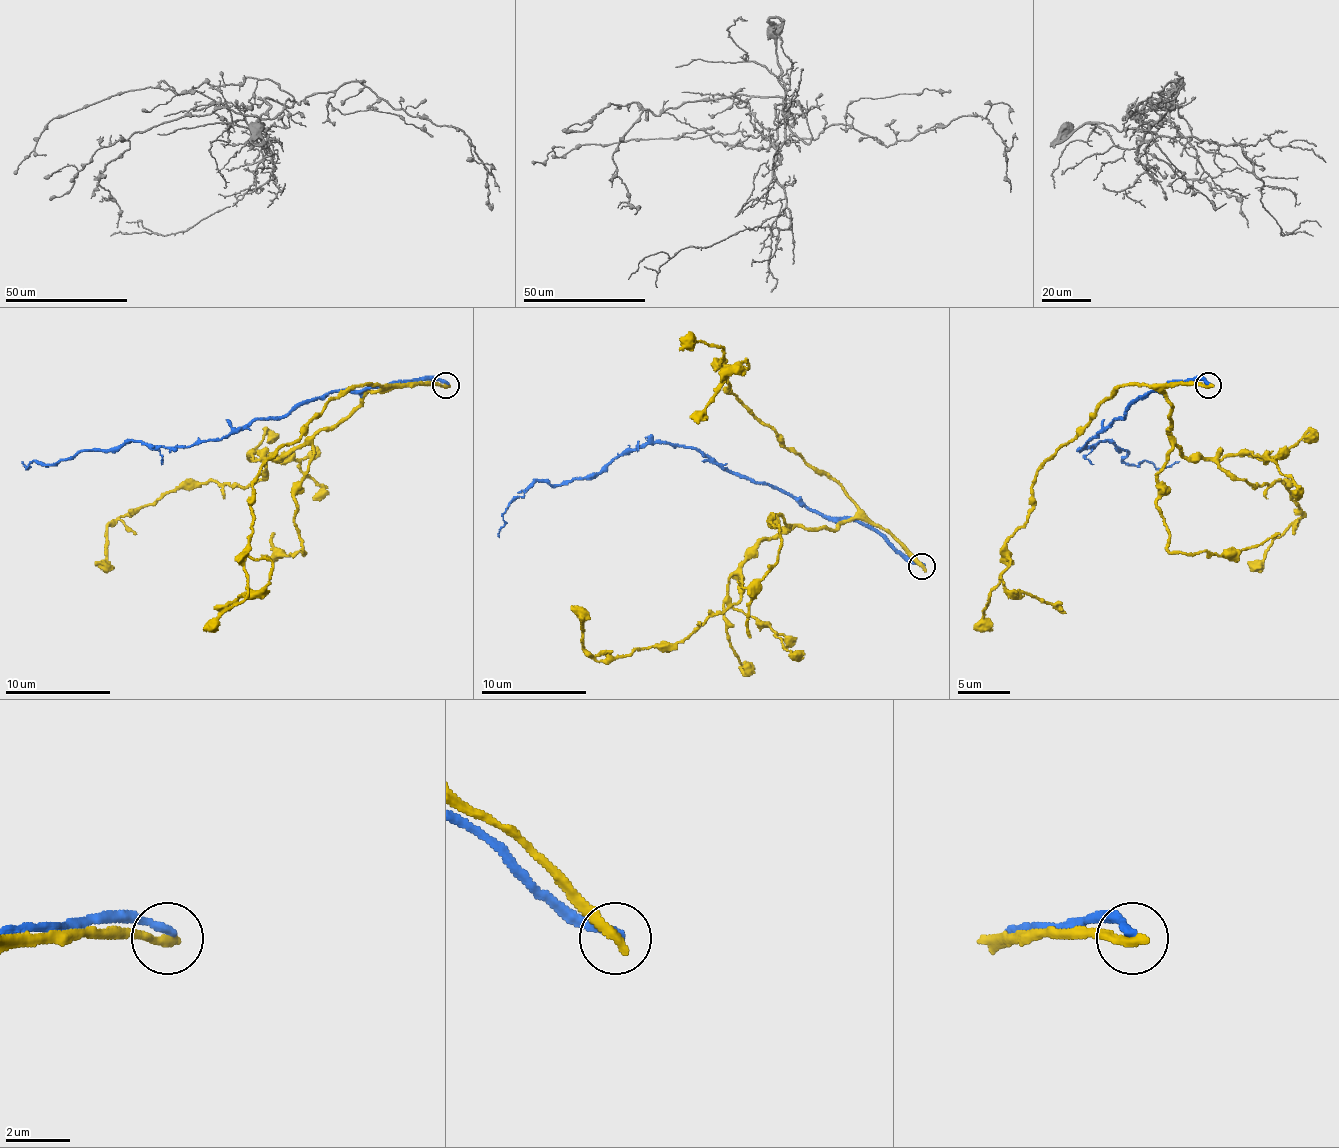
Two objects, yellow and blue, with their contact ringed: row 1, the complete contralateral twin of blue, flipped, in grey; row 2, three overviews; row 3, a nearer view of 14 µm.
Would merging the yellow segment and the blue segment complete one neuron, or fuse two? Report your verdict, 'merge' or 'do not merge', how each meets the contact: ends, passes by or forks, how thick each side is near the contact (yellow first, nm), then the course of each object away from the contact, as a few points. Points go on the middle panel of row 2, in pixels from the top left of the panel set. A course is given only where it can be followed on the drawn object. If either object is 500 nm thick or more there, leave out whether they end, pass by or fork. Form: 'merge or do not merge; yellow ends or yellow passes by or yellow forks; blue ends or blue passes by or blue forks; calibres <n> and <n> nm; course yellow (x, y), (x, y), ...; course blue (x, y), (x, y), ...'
do not merge; yellow ends; blue ends; calibres 360 and 280 nm; course yellow (922, 565), (859, 518), (791, 526), (759, 544), (722, 613), (677, 642), (603, 660), (582, 644), (572, 605); course blue (922, 565), (856, 521), (822, 518), (664, 442), (625, 449), (598, 473), (538, 481), (509, 505), (498, 536)

